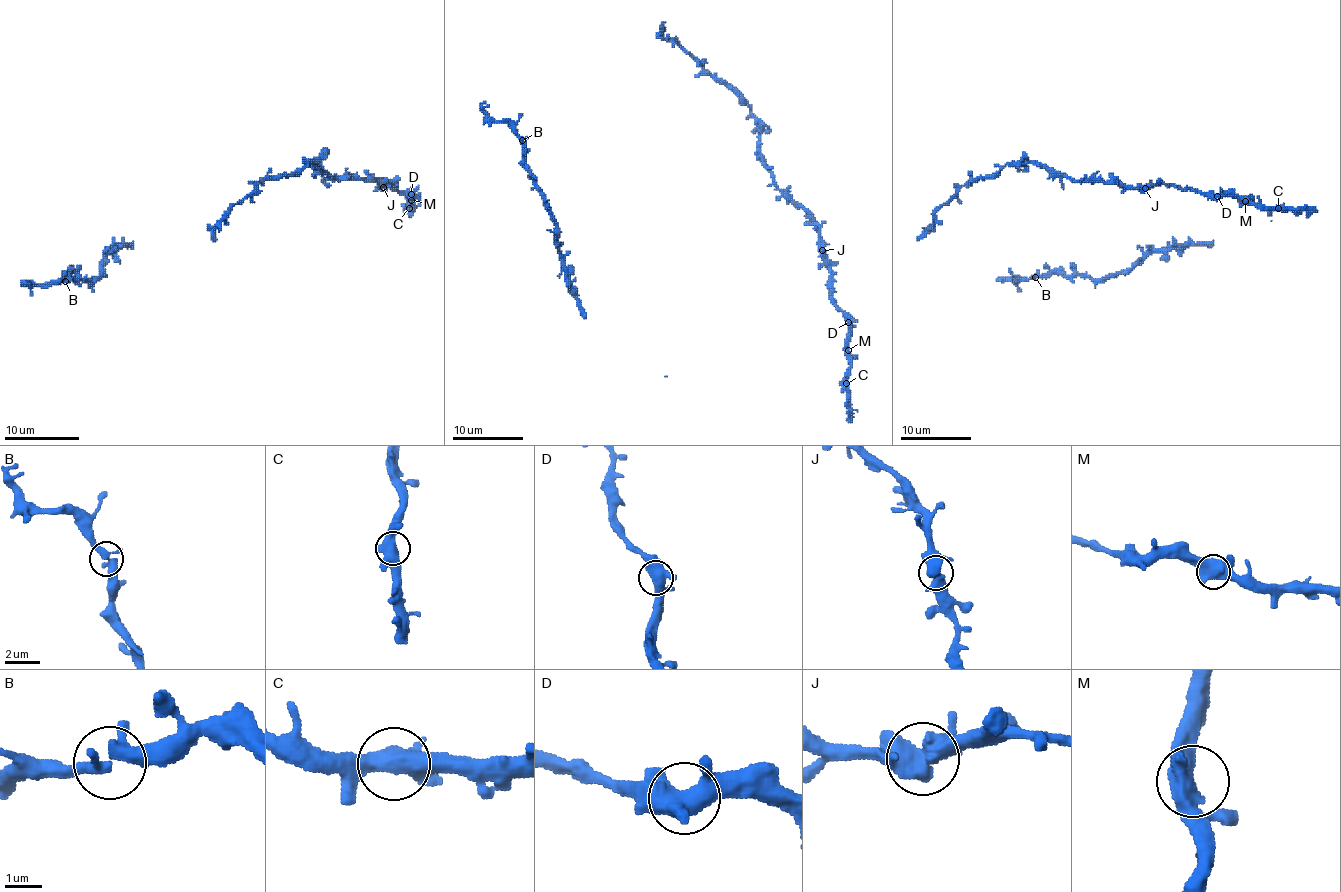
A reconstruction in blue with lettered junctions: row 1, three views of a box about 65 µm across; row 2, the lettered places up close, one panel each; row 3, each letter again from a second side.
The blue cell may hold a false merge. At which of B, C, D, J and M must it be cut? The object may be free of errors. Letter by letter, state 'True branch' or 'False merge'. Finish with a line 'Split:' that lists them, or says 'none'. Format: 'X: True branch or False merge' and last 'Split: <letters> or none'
B: True branch
C: True branch
D: True branch
J: True branch
M: True branch
Split: none

